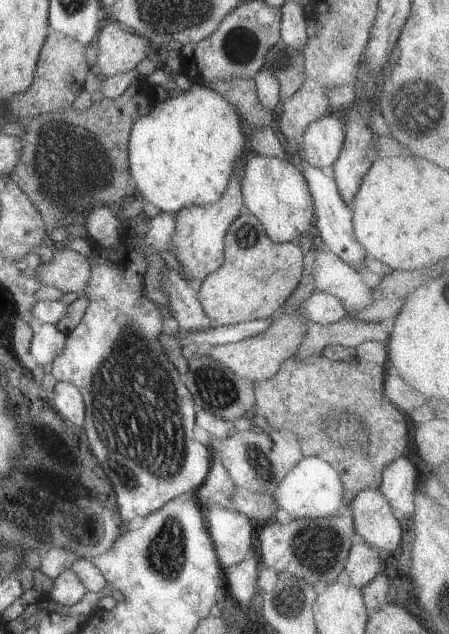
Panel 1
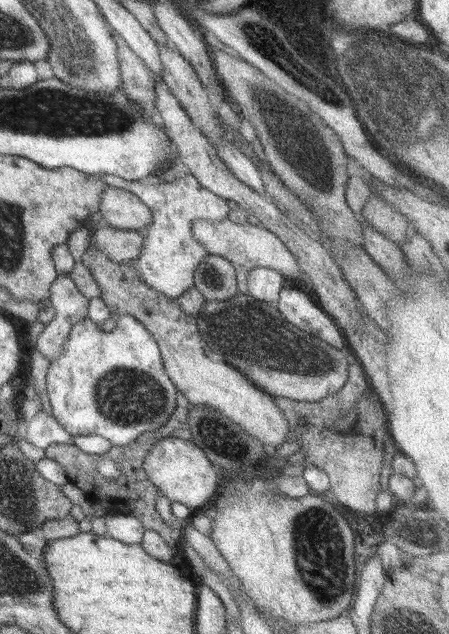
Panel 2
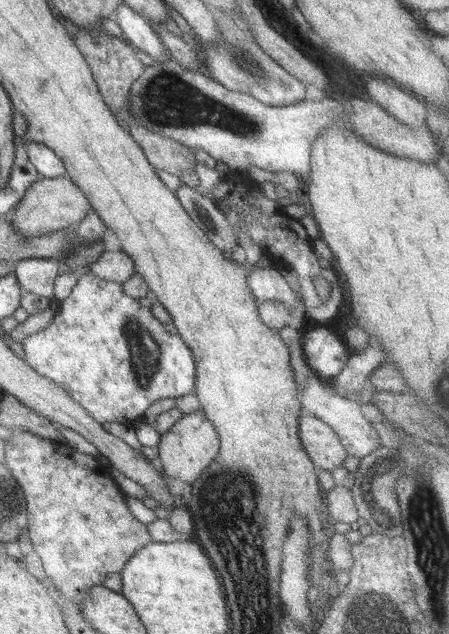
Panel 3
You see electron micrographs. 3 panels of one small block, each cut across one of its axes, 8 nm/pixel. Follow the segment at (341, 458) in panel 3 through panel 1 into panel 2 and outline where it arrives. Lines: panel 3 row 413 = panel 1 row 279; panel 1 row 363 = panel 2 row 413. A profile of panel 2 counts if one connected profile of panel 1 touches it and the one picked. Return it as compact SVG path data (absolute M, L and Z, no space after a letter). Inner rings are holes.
M89 246L87 251L93 256L91 267L88 269L94 275L98 285L100 285L100 298L106 302L112 314L128 314L146 327L146 330L150 332L160 347L166 373L172 379L177 390L182 391L182 394L191 402L191 405L208 406L212 410L218 410L218 412L226 414L230 420L234 420L238 426L242 426L256 440L264 442L264 446L280 447L287 441L286 438L290 436L290 423L286 419L284 411L276 405L274 397L260 390L238 369L228 363L217 363L206 356L202 349L203 340L200 329L198 329L198 323L196 323L196 317L185 314L180 309L176 299L167 298L166 294L162 294L162 292L150 288L146 282L142 282L142 276L138 272L138 268L125 263L114 262L96 247Z

